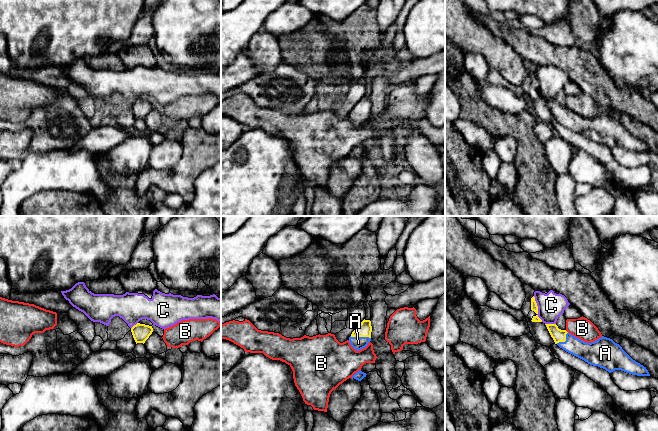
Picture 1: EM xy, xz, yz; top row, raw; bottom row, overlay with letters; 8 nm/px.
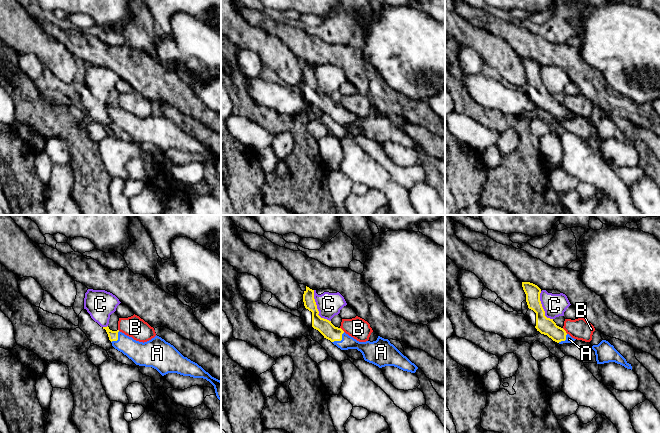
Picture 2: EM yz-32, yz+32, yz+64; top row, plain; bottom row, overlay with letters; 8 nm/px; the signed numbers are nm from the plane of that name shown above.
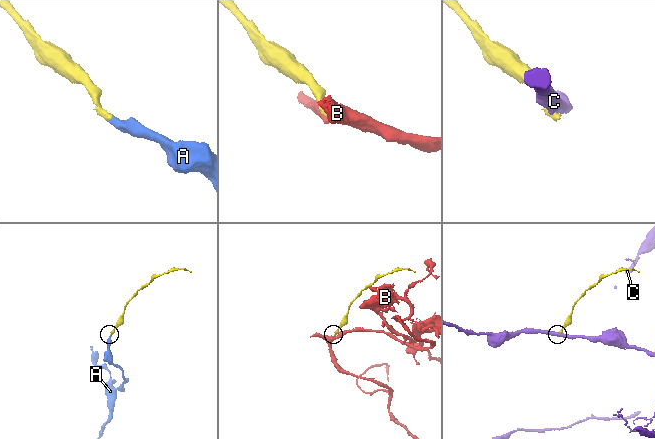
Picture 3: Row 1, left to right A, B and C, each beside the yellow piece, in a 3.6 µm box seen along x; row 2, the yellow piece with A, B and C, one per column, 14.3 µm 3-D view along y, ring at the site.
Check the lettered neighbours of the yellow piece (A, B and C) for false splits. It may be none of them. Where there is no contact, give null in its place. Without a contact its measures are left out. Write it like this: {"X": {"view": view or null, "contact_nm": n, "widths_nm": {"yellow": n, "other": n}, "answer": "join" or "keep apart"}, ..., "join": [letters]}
{"A": {"view": "xz", "contact_nm": 170, "widths_nm": {"yellow": 110, "other": 110}, "answer": "join"}, "B": {"view": "yz", "contact_nm": 40, "widths_nm": {"yellow": 110, "other": 170}, "answer": "keep apart"}, "C": {"view": "yz", "contact_nm": 220, "widths_nm": {"yellow": 60, "other": 200}, "answer": "keep apart"}, "join": ["A"]}

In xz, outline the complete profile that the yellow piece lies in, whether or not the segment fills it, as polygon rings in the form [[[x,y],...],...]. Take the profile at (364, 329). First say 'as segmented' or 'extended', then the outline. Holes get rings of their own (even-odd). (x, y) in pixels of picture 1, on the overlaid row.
extended; [[[364,319],[349,337],[349,342],[351,346],[356,351],[365,348],[371,341],[371,332],[372,332],[371,321]]]

